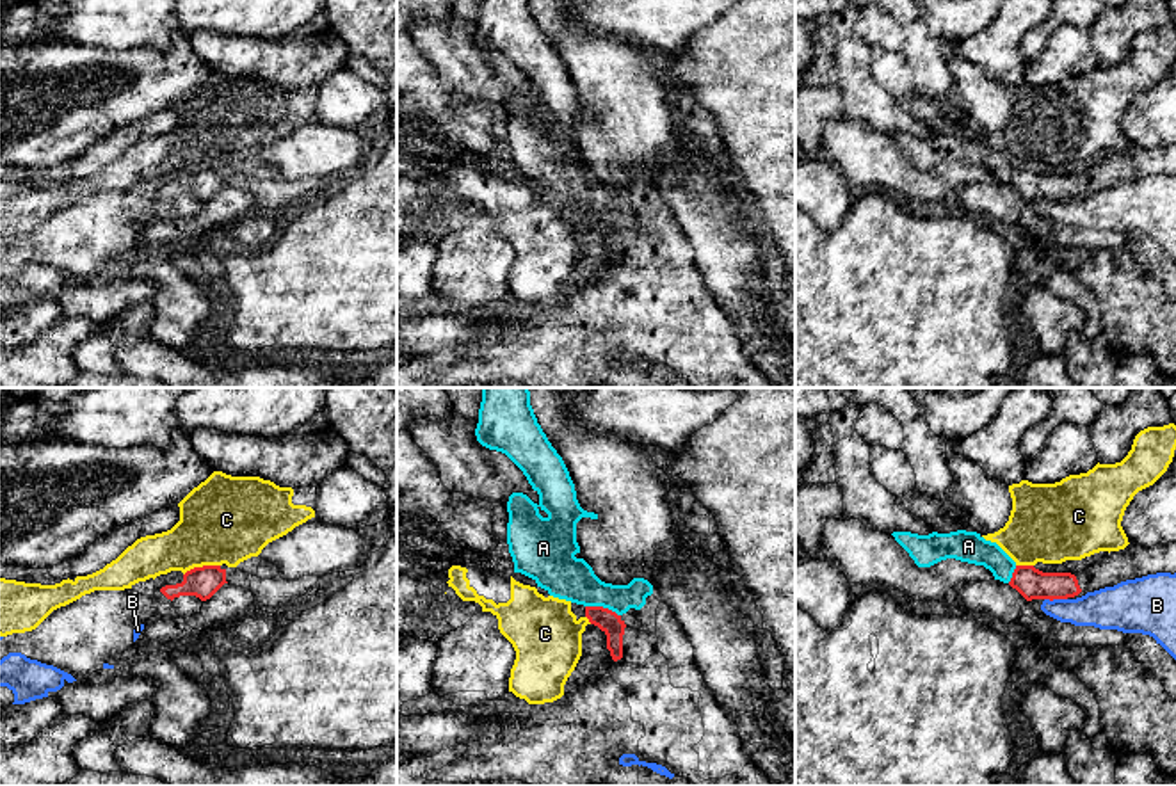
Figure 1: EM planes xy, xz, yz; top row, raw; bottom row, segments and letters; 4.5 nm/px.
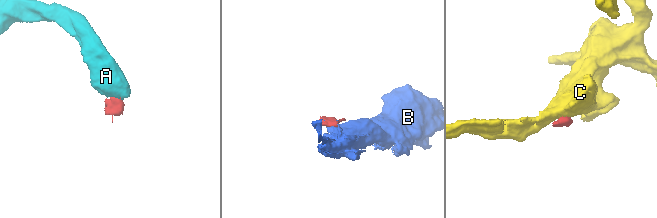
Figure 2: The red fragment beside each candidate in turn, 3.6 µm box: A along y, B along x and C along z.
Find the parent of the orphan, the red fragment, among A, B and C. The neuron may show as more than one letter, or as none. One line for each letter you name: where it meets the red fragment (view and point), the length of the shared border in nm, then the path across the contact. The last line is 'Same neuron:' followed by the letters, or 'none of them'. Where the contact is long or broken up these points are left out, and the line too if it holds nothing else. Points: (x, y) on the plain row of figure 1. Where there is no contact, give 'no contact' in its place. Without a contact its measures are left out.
A: xz (602, 208) | 170 nm | across xz (605, 221), (602, 208), (575, 182), (559, 173)
Same neuron: A

